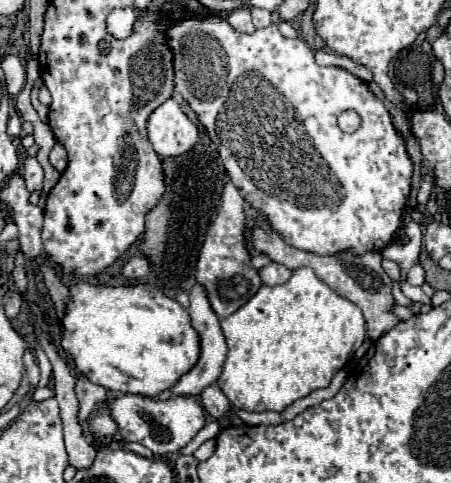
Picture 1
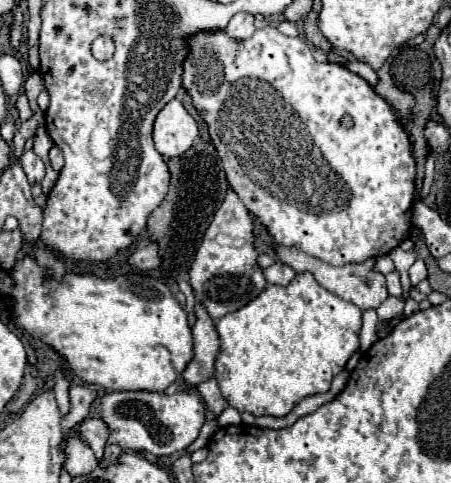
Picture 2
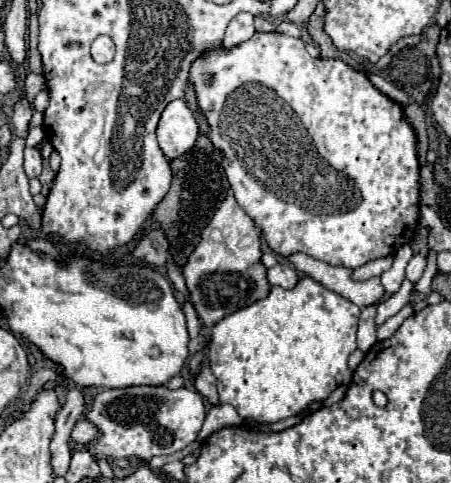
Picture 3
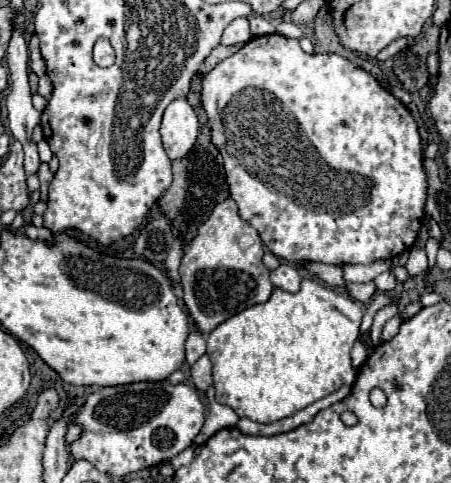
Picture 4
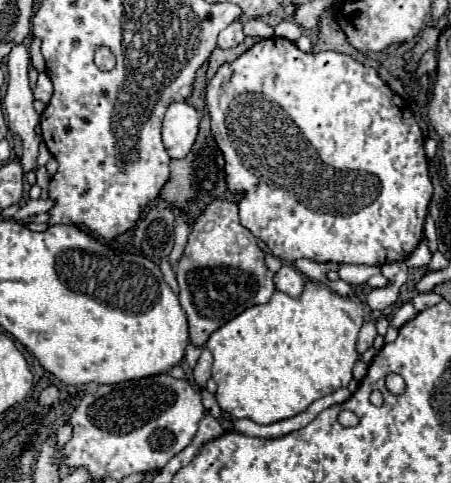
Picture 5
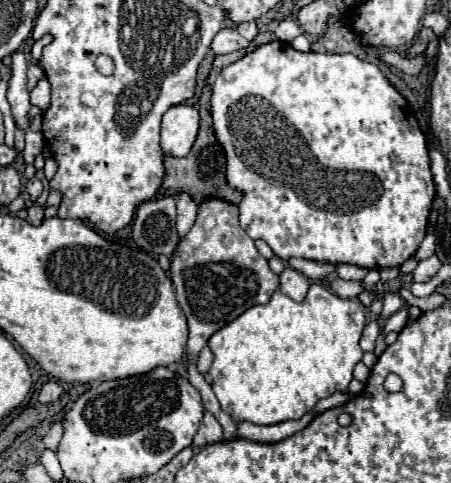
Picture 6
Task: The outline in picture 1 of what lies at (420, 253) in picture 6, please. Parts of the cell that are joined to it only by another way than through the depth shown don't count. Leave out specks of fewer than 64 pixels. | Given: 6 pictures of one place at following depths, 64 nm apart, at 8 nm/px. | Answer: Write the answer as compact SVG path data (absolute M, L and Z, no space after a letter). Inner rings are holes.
M416 264L416 266L412 266L412 268L408 270L406 282L412 284L412 286L422 286L422 284L424 284L424 270L420 268L420 264Z

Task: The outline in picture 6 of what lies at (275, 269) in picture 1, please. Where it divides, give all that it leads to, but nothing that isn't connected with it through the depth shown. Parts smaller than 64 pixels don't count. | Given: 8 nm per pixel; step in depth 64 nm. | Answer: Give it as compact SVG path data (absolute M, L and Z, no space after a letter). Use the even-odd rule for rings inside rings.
M290 266L284 268L284 272L280 274L280 292L284 292L286 296L290 296L296 302L304 300L308 286L310 286L310 280L302 272L298 272Z

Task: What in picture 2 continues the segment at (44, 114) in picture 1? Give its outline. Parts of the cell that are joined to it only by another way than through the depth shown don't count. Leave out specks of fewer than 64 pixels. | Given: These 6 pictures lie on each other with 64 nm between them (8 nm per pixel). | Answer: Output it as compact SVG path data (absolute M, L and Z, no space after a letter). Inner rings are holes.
M36 72L36 74L30 74L28 78L26 78L26 84L24 84L24 88L26 88L26 96L28 96L28 102L30 102L30 108L34 110L34 112L40 112L40 114L44 114L42 110L40 110L40 106L36 104L36 98L38 98L38 94L44 90L44 80L42 80L42 76Z

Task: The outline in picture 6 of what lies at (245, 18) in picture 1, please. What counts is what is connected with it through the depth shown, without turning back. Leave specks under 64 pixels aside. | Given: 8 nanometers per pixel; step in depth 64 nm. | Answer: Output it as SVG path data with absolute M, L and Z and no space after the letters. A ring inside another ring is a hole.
M230 24L216 34L216 38L212 42L212 52L214 54L228 54L228 52L234 52L234 50L240 50L246 46L248 46L248 42L238 34L236 24Z

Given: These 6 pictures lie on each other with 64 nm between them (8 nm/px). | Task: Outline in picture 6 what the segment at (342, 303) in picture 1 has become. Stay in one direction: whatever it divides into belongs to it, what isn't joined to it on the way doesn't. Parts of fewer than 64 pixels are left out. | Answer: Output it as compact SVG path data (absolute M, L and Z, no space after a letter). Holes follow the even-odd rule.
M310 284L308 288L308 294L302 302L294 302L292 298L288 298L286 294L282 294L280 290L272 294L270 302L268 304L258 304L258 306L252 306L248 308L244 314L240 314L236 320L232 320L230 324L226 324L224 328L220 328L210 340L208 340L208 346L214 354L214 362L212 362L212 390L222 406L222 410L226 414L232 416L232 420L238 424L238 422L254 422L254 424L278 424L278 422L284 422L284 420L298 420L302 418L306 412L310 412L314 408L314 404L334 392L346 392L348 390L348 384L352 380L352 368L362 360L362 350L360 350L360 334L366 326L366 312L364 312L364 306L358 302L358 300L344 300L340 296L336 296L334 292L330 292L324 284Z

